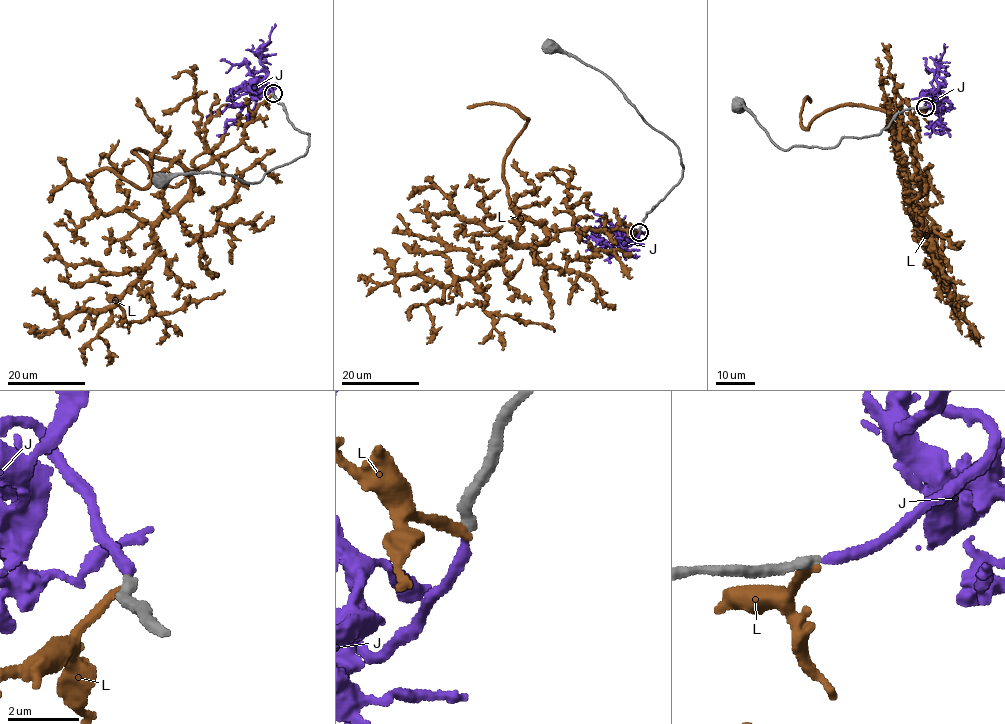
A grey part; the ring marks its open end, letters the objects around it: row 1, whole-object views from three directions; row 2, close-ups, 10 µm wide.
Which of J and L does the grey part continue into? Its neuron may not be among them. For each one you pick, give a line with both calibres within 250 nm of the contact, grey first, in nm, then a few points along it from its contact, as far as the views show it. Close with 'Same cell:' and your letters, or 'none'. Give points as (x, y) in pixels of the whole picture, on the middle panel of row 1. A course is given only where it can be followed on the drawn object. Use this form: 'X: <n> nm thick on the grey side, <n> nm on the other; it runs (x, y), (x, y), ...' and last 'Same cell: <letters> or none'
J: 320 nm thick on the grey side, 300 nm on the other; it runs (639, 232), (639, 237), (628, 245), (616, 239), (617, 243), (606, 247), (590, 236), (586, 243), (577, 236)
Same cell: J

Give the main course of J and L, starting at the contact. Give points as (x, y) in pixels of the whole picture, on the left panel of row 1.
J: (272, 93), (263, 77), (256, 77), (251, 81), (253, 97), (236, 119), (225, 123), (223, 135), (216, 135)
L: (273, 94), (193, 172), (113, 305), (23, 324)

